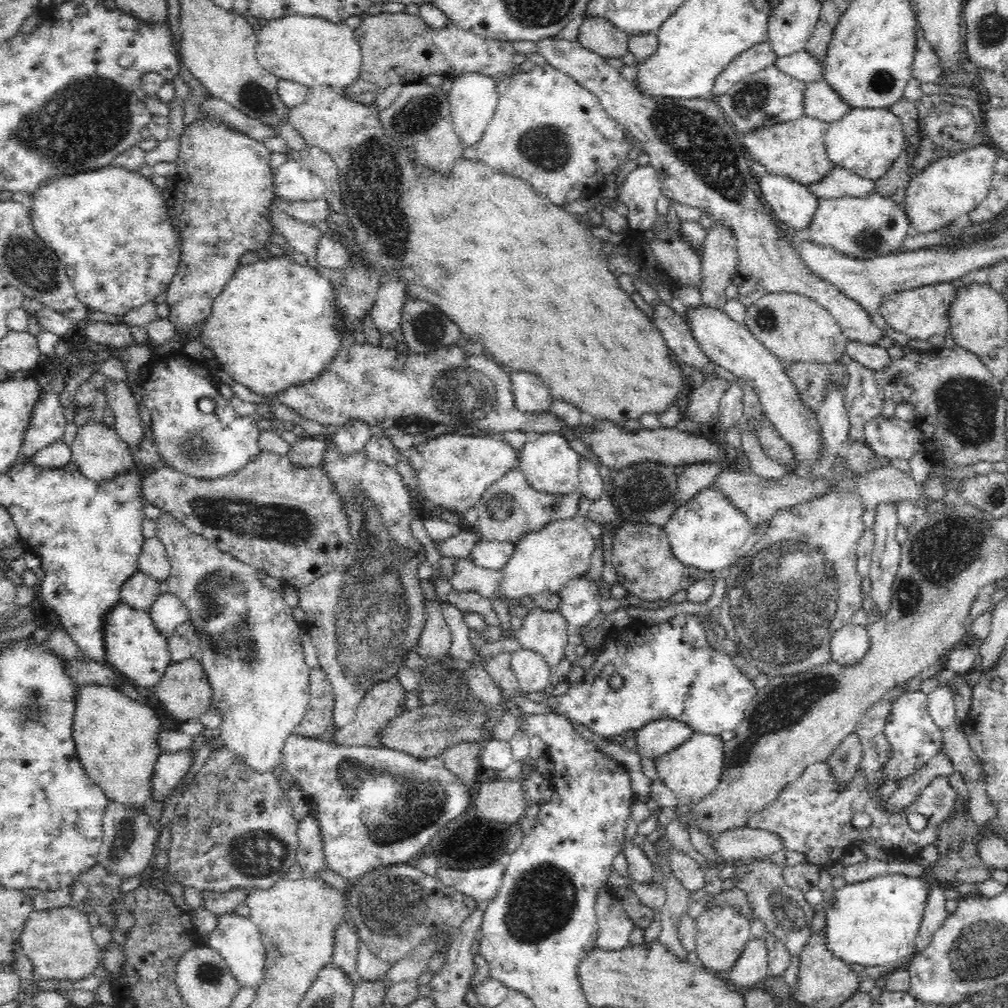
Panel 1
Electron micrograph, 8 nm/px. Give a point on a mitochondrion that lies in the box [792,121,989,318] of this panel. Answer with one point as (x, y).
(867, 240)

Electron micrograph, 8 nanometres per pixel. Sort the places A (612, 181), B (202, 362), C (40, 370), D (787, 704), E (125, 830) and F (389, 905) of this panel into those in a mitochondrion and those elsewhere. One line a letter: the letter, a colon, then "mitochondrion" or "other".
A: other
B: other
C: other
D: mitochondrion
E: mitochondrion
F: mitochondrion

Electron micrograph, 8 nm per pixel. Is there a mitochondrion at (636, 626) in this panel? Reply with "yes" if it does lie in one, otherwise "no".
no

